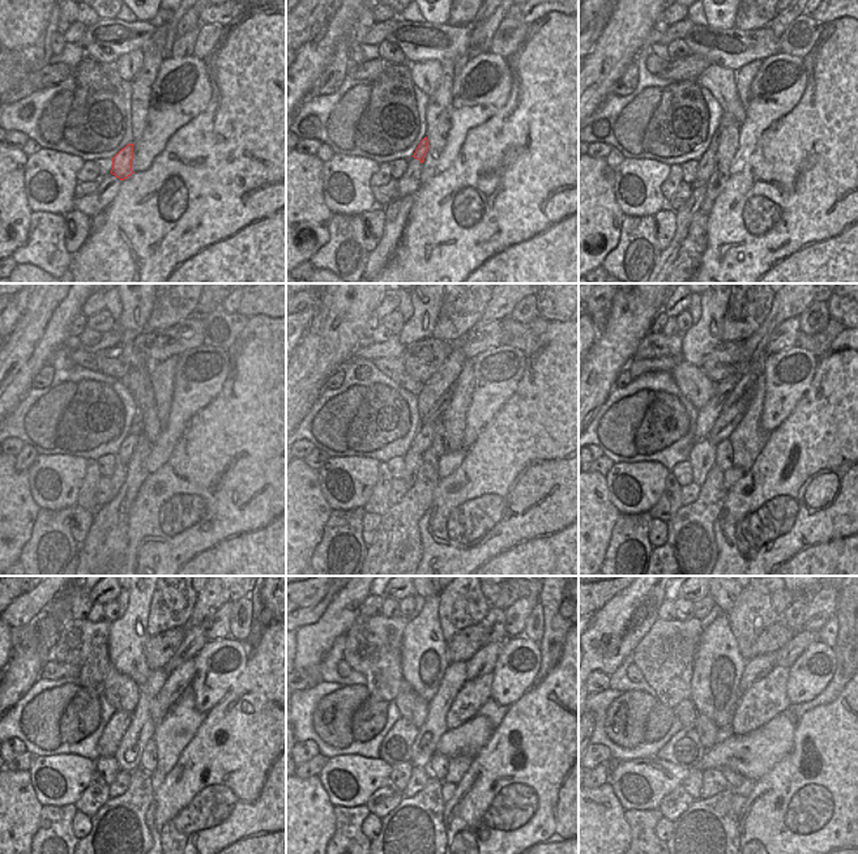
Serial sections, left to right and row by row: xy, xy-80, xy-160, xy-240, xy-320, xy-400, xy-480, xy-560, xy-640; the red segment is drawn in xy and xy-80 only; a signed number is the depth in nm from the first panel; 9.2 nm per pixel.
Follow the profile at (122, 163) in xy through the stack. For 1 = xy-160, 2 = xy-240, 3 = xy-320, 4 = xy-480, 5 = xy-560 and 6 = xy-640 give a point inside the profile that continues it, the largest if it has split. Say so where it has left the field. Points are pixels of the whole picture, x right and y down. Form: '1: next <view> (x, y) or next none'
1: next xy-160 (716, 139)
2: next xy-240 (136, 427)
3: next xy-320 (440, 406)
4: next xy-480 (195, 639)
5: next xy-560 (494, 622)
6: next xy-640 (794, 614)

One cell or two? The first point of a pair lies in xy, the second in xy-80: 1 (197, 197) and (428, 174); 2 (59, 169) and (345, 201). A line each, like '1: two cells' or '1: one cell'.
1: two cells
2: one cell

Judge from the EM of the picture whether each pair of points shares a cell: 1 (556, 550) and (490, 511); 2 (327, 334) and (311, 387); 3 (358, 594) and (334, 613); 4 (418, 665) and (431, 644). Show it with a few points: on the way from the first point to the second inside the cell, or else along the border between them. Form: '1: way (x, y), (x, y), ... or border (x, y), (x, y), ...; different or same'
1: way (540, 550), (525, 545), (507, 528); same
2: way (324, 347), (312, 362), (311, 374); same
3: way (353, 598), (340, 611); same
4: way (419, 660), (426, 649); same

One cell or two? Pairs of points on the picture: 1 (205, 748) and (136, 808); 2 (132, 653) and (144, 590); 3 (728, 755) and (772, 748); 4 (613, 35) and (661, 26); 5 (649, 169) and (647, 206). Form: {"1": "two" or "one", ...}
{"1": "two", "2": "one", "3": "one", "4": "two", "5": "one"}

